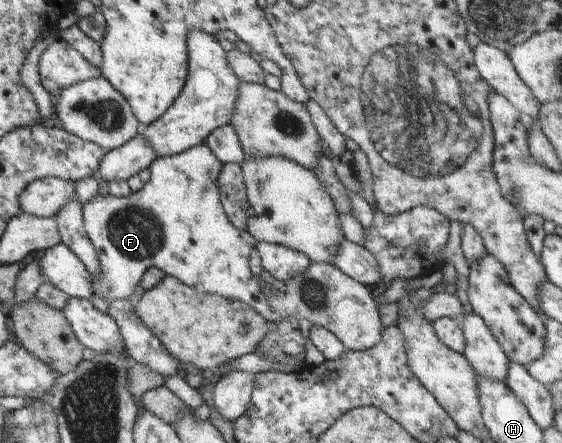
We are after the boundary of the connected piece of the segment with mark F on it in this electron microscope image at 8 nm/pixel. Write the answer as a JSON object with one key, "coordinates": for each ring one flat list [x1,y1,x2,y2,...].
{"coordinates":[[204,142,175,155,158,157,149,166,150,180,139,191,130,193,130,196,98,194,81,204,85,229,101,264,99,277,91,276,94,295,104,298,108,303,116,299,128,299,136,286,141,284,146,270,156,267,198,292,246,303,270,324,277,324,283,319,271,309,248,263,250,252,258,241,247,230,240,232,234,228,221,205,217,178,222,165]]}

